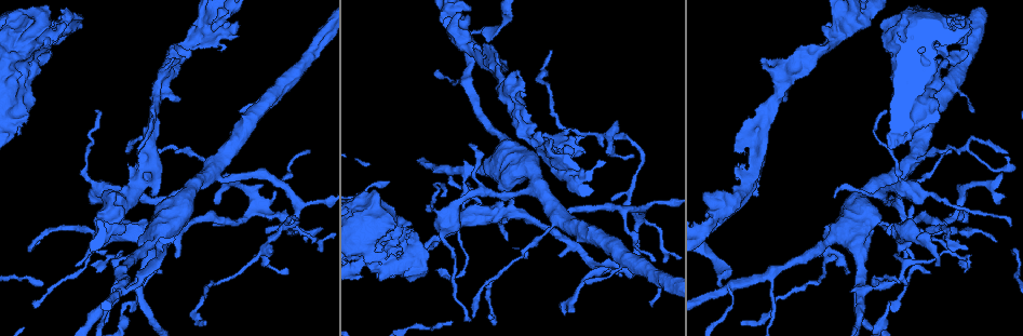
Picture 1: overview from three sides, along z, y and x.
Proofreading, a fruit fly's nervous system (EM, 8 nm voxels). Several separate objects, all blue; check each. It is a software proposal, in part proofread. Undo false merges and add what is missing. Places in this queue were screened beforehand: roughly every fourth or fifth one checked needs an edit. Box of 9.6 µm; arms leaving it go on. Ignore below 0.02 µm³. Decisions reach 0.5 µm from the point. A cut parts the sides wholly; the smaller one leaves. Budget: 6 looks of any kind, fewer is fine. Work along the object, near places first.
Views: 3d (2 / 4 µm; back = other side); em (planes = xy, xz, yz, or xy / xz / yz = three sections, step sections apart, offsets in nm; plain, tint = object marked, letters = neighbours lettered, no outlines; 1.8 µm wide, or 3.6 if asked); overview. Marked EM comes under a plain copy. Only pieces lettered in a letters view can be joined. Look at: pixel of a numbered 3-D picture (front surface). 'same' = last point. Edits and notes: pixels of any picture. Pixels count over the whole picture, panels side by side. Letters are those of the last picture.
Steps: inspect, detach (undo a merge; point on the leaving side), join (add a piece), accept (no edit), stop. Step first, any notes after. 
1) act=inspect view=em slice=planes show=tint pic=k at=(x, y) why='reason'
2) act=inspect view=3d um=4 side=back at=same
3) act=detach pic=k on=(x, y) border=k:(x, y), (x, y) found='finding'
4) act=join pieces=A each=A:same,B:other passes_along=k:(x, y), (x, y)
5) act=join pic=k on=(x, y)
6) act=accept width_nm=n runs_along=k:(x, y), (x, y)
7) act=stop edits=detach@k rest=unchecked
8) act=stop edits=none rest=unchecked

act=inspect view=em slice=planes show=letters pic=1 at=(995, 241) why='end of a long branch'

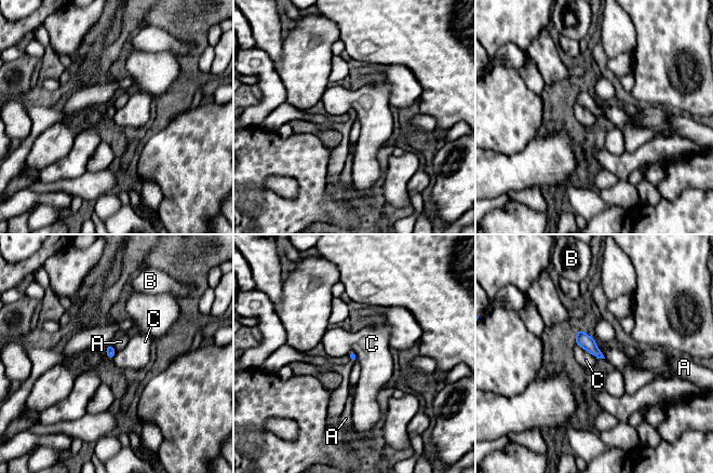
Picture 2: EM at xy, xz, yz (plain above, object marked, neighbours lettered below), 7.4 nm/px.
act=accept each=A:other,B:other,C:other border=2:(576, 343), (597, 359) found='no lettered piece goes on from it'

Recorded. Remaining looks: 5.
act=inspect view=3d um=2 pic=1 at=(206, 323) why='thin end'

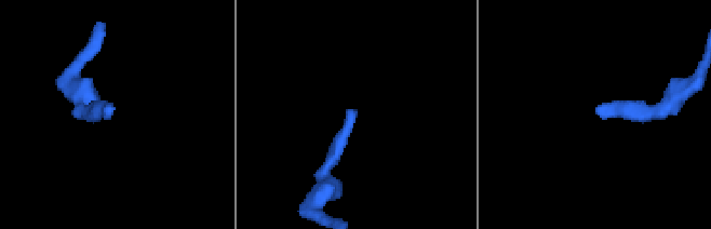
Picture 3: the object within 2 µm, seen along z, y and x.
act=inspect view=em slice=xy step=4 show=letters pic=3 at=(111, 111)

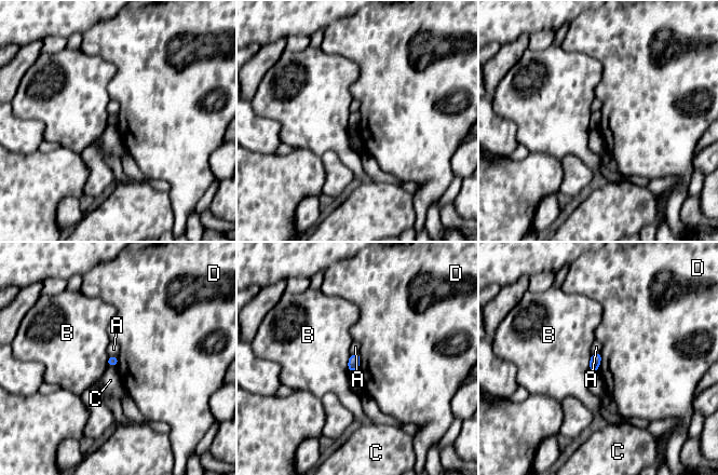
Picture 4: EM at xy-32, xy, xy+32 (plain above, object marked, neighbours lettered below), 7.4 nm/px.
act=accept each=A:other,B:other,C:other,D:other border=4:(600, 352), (600, 364), (597, 370) found='none of them fits'

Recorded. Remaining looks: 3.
act=inspect view=em slice=yz step=8 show=letters pic=1 at=(936, 262) why='thin end'

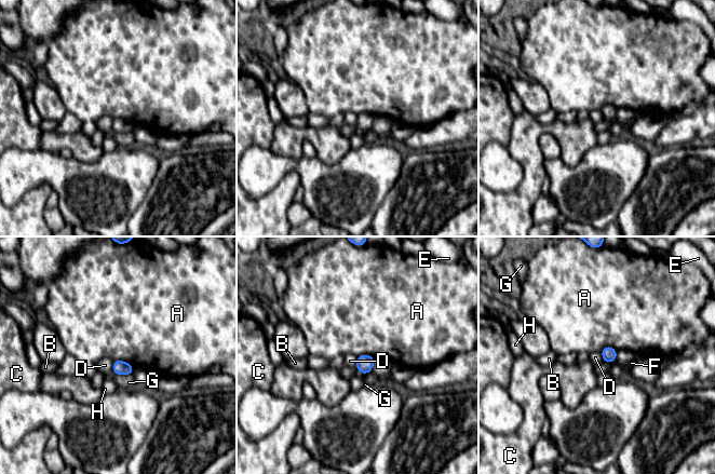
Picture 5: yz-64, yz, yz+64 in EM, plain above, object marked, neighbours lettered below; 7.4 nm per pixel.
act=accept width_nm=110 each=A:other,B:other,C:other,D:other,E:other,F:other,G:other,H:other border=5:(112, 361), (113, 371) found='none of them fits'

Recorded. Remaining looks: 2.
act=stop edits=none rest=unchecked

